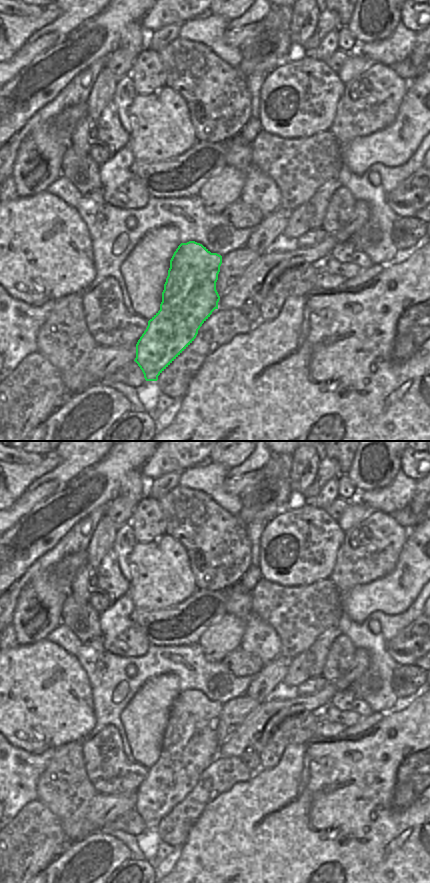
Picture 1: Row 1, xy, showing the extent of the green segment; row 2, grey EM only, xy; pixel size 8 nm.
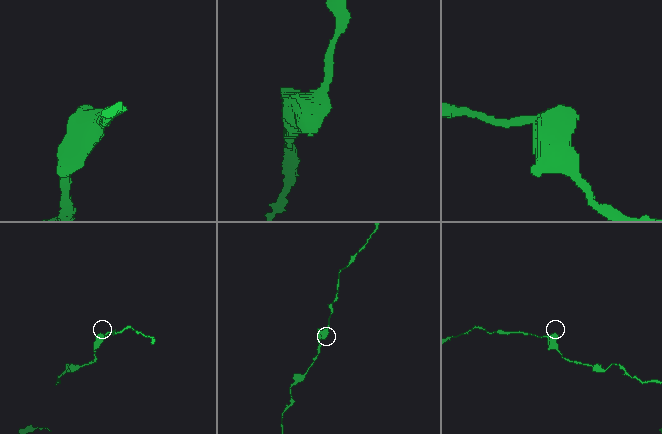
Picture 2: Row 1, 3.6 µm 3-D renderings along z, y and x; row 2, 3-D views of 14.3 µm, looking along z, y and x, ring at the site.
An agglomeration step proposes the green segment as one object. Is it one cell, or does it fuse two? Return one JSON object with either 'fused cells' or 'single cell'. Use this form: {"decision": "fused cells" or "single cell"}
{"decision": "fused cells"}

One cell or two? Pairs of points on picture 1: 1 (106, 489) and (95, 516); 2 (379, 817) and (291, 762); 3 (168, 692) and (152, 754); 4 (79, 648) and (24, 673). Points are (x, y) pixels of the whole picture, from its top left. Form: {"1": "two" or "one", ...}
{"1": "two", "2": "one", "3": "one", "4": "two"}

